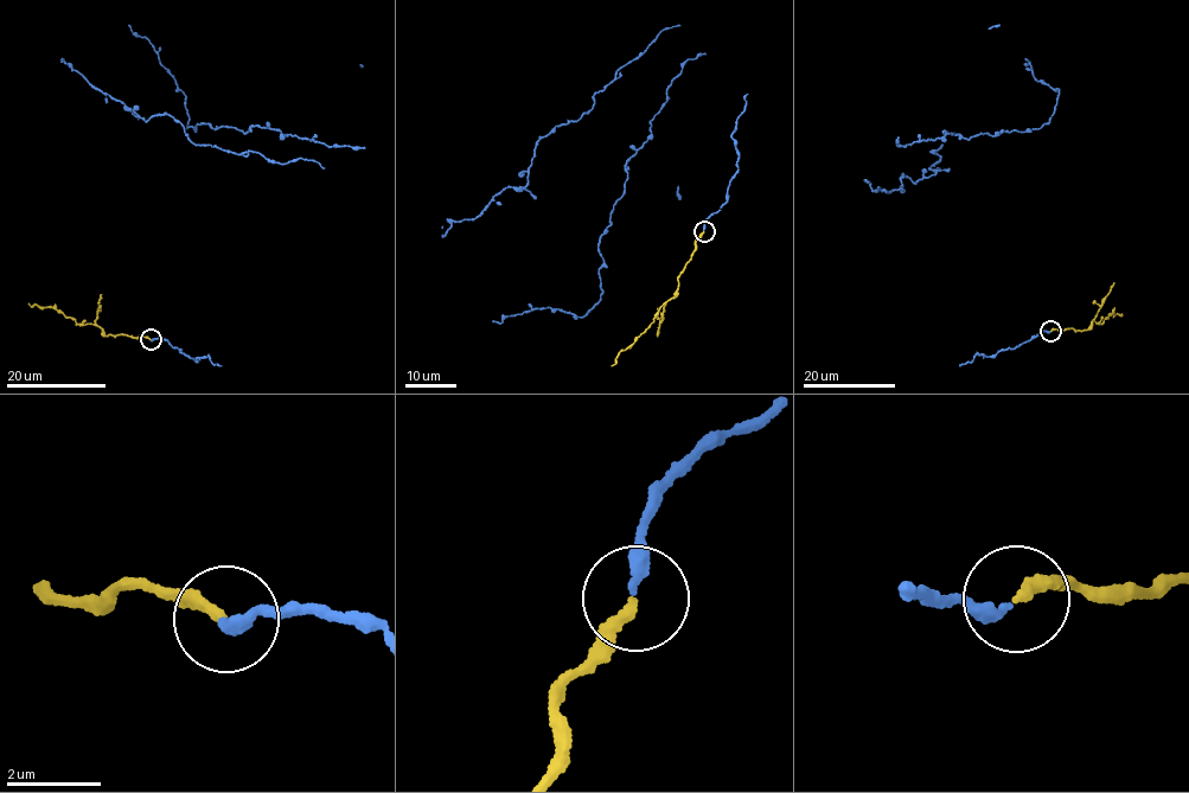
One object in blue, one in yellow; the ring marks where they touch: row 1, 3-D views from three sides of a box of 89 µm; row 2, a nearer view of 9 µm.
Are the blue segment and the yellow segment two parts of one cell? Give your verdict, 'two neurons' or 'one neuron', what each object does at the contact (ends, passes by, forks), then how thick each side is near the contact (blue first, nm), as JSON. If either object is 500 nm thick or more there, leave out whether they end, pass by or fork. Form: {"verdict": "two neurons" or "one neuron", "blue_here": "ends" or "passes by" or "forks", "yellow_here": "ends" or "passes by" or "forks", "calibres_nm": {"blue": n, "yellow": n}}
{"verdict": "one neuron", "blue_here": "ends", "yellow_here": "ends", "calibres_nm": {"blue": 260, "yellow": 220}}

